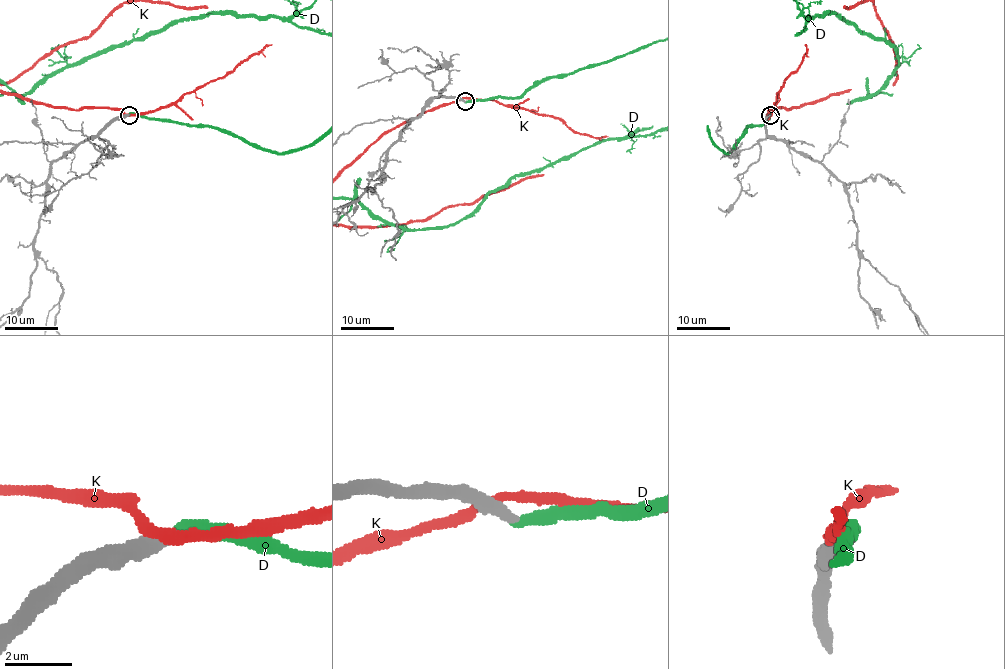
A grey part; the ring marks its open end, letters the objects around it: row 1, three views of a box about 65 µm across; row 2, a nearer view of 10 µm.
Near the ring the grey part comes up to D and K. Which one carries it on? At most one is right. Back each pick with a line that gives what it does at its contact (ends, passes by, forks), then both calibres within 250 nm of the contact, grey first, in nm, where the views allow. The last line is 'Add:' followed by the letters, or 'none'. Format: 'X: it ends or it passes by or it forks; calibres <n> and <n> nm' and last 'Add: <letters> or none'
Add: none

